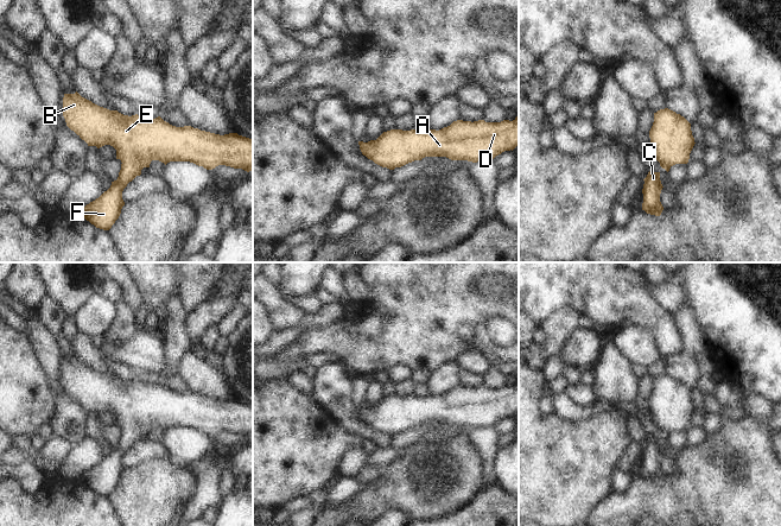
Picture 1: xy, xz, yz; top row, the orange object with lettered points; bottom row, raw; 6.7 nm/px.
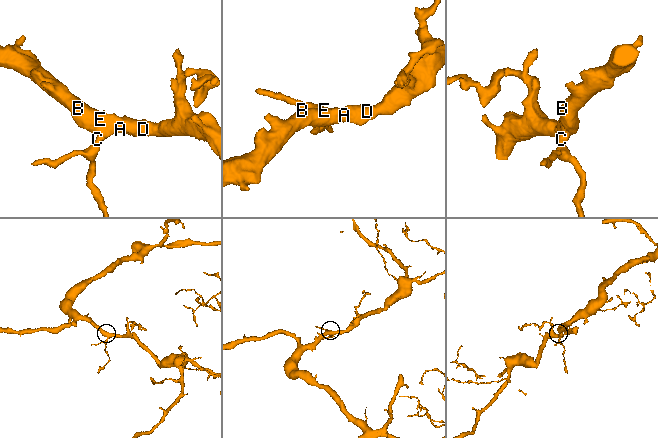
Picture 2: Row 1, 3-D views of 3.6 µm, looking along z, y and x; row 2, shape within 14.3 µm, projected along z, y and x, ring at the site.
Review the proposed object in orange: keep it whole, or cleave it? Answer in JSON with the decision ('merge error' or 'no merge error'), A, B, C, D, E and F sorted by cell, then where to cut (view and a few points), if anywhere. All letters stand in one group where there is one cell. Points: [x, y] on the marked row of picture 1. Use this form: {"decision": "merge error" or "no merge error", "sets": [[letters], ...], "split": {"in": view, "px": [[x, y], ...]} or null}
{"decision": "no merge error", "sets": [["A", "B", "C", "D", "E", "F"]], "split": null}

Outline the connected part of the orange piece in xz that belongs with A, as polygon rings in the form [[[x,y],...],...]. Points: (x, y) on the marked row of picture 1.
[[[519,115],[513,120],[501,122],[453,121],[439,131],[402,131],[390,129],[383,132],[376,140],[358,141],[363,156],[375,164],[394,170],[425,157],[446,157],[451,160],[468,160],[472,163],[490,161],[504,151],[513,151],[519,145]]]

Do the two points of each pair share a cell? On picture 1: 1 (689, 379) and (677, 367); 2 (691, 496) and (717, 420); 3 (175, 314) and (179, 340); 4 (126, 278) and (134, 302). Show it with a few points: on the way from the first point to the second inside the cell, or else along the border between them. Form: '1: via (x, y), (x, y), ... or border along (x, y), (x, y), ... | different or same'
1: via (686, 376), (679, 369) | same
2: border along (723, 420), (717, 430), (706, 436) | different
3: via (175, 319), (175, 334) | same
4: via (128, 284), (132, 296) | same

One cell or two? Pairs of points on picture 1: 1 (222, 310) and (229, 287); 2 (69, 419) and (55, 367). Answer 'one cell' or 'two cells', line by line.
1: two cells
2: one cell

